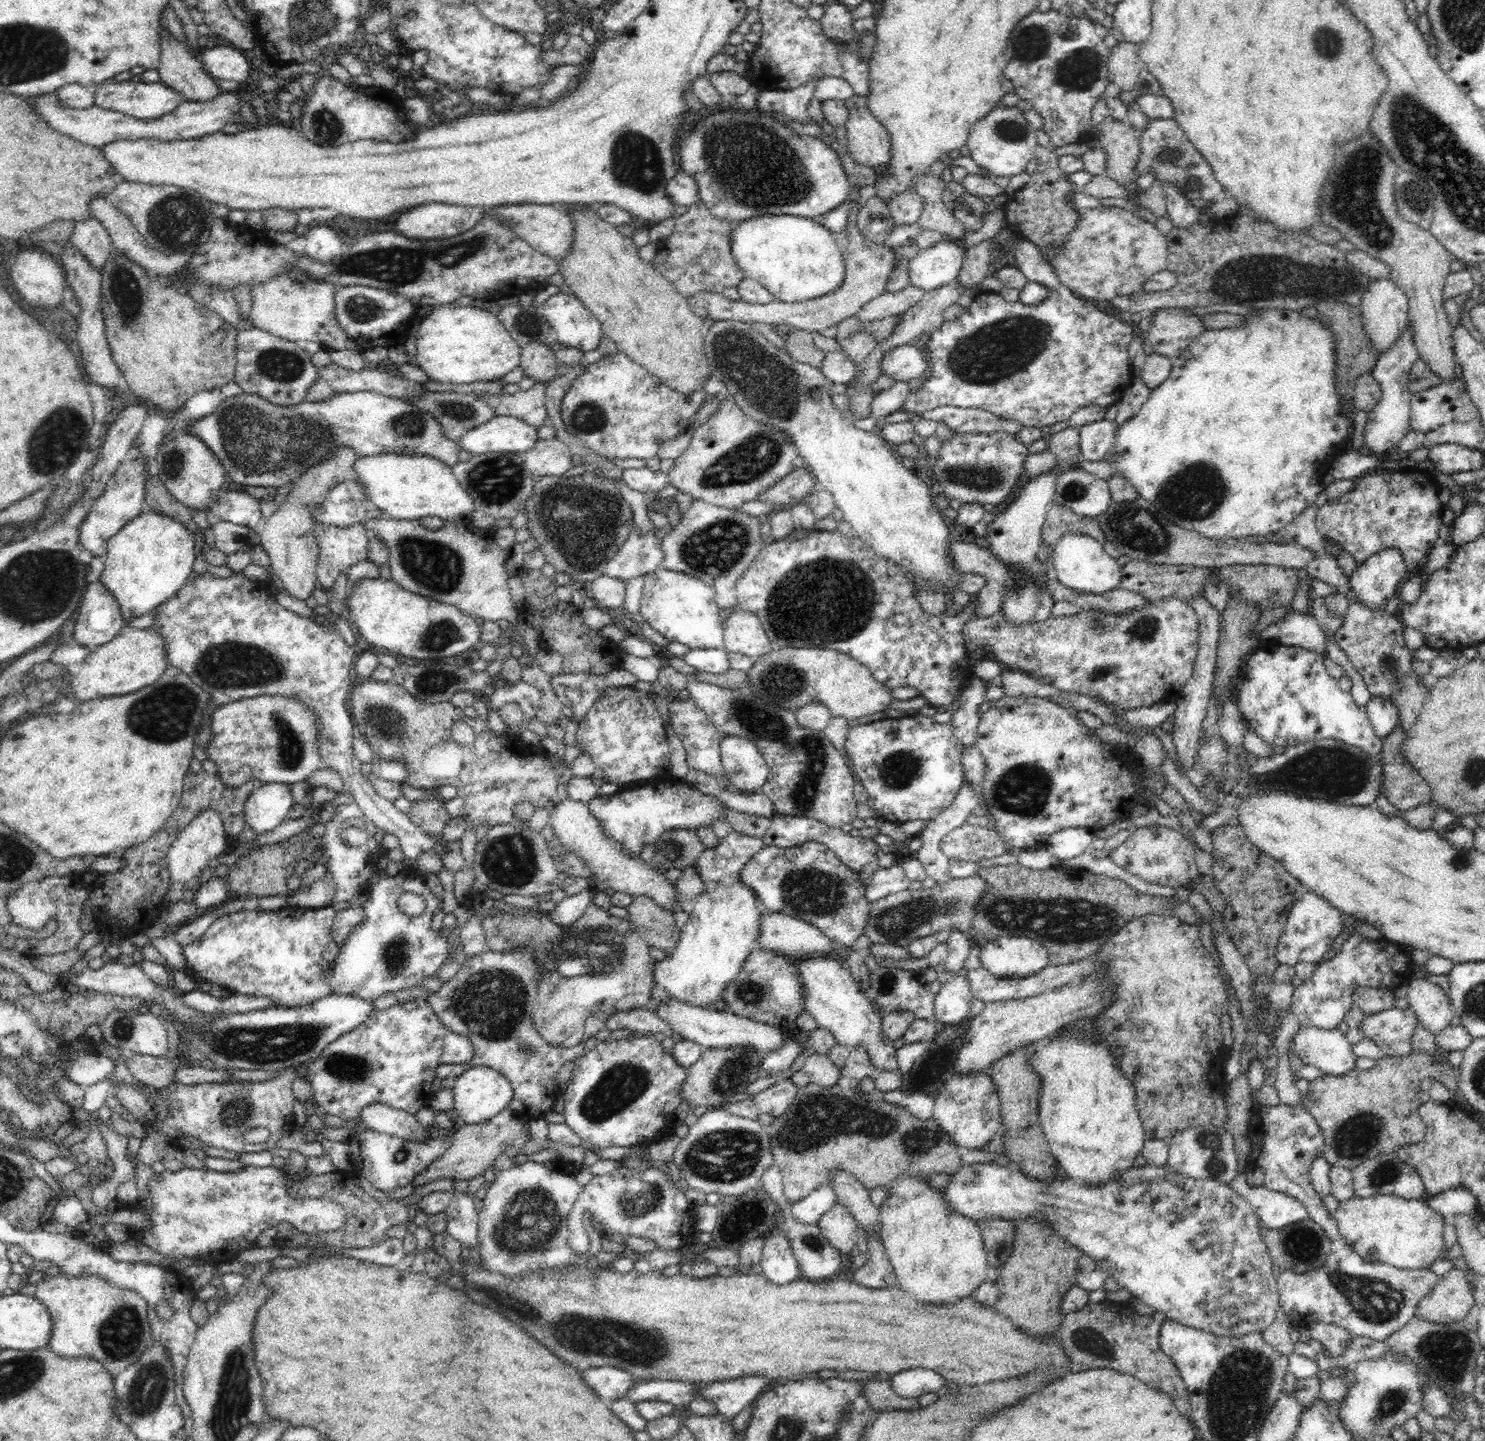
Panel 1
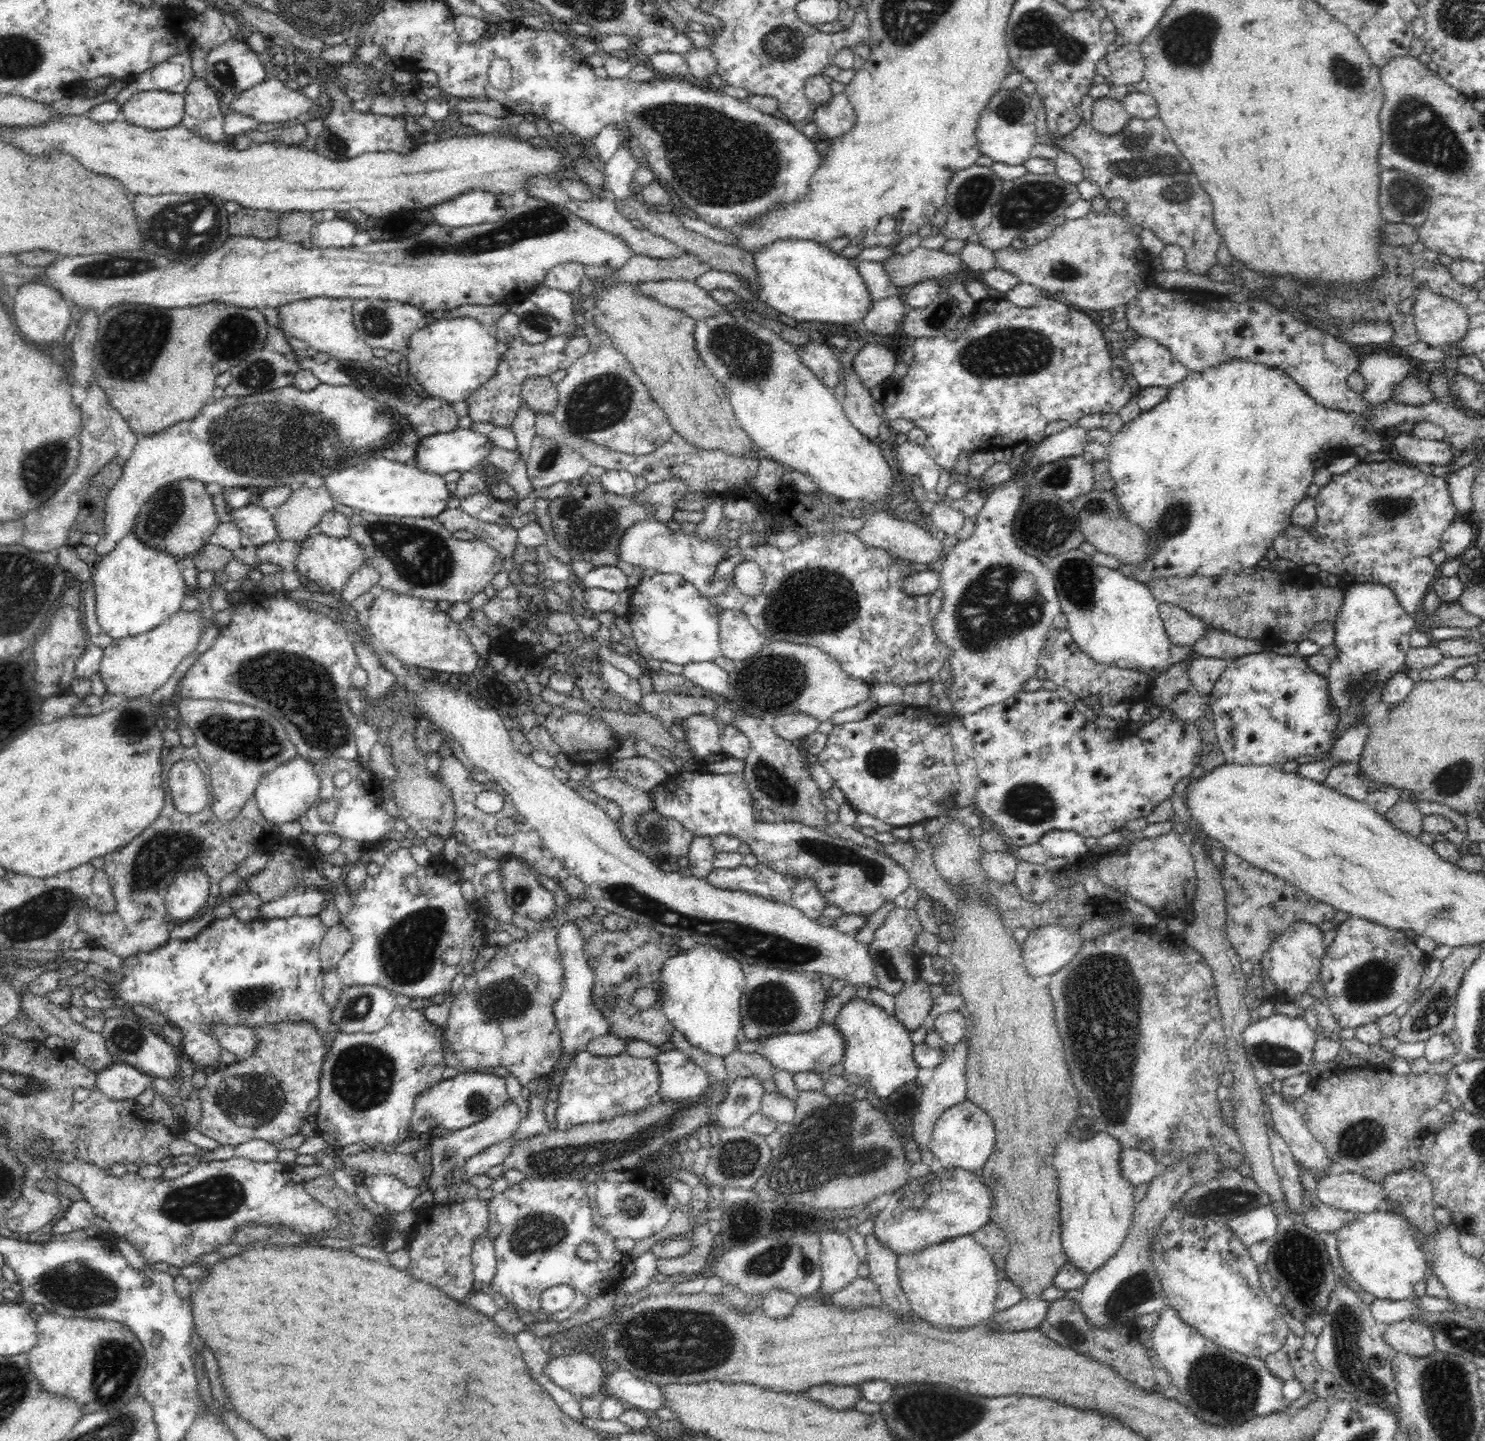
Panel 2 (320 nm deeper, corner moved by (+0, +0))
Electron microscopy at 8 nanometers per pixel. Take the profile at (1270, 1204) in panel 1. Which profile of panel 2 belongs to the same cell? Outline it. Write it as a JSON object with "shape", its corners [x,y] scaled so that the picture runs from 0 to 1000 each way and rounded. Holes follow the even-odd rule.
{"shape":[[[853,836],[843,838],[830,846],[826,846],[826,849],[826,852],[835,858],[835,863],[838,863],[838,865],[841,866],[850,861],[859,858],[861,845],[857,838]]]}

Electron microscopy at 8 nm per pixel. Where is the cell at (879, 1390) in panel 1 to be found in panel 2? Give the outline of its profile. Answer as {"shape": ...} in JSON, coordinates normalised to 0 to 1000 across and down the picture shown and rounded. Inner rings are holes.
{"shape":[[[558,959],[546,962],[541,967],[544,970],[562,978],[575,978],[576,973],[580,971],[580,966],[576,962],[562,961]]]}

